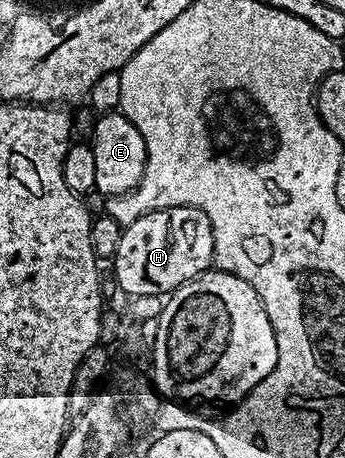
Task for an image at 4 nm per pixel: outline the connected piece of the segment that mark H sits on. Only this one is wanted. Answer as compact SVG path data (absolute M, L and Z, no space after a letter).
M168 207L148 211L120 233L121 240L113 255L113 275L129 297L168 296L213 267L215 237L203 209Z

